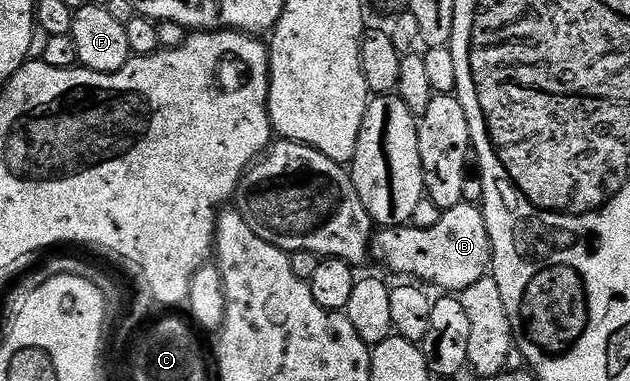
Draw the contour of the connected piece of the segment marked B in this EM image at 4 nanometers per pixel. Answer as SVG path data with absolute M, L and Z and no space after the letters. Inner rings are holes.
M466 202L446 209L437 226L404 226L376 231L372 235L369 252L377 263L403 276L399 278L424 280L419 282L444 288L442 291L447 294L462 294L486 277L491 266L491 239L482 207Z

